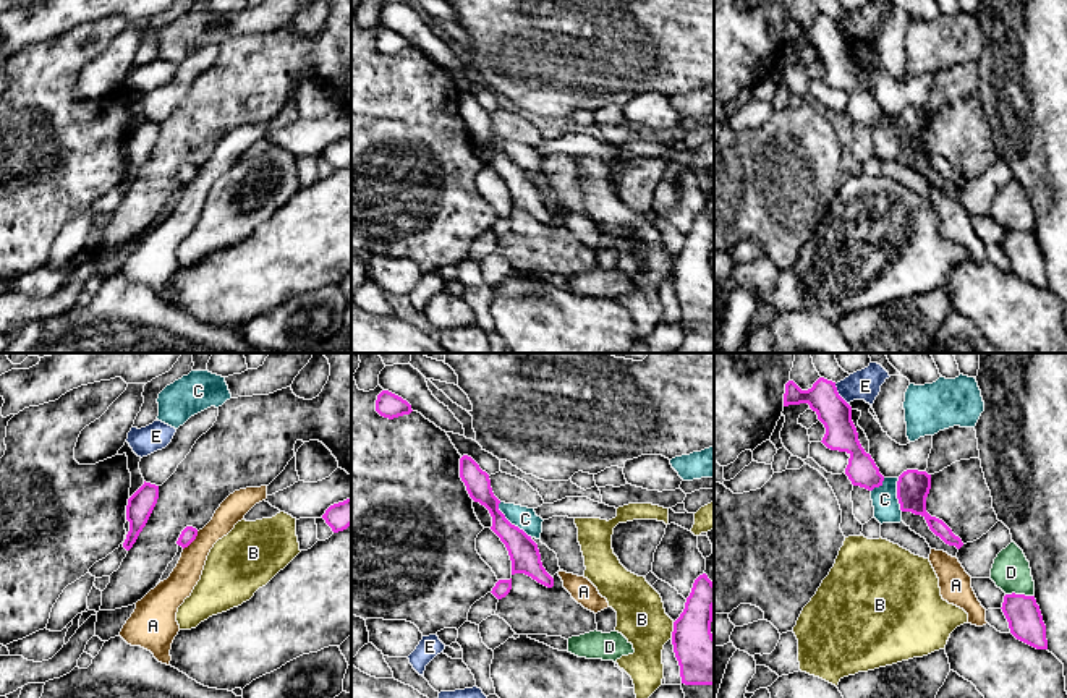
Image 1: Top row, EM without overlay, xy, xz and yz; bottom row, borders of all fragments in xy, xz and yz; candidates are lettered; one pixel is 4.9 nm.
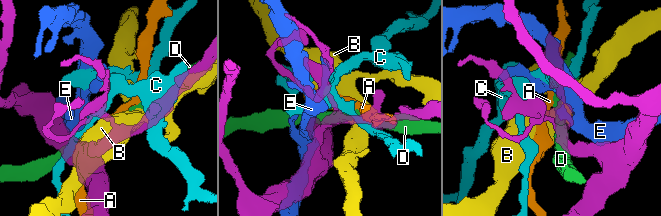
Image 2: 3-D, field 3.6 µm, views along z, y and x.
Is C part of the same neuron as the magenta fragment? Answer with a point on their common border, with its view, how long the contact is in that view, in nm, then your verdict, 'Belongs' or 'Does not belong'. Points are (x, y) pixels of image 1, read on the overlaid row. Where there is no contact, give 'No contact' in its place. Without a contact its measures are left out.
Touches magenta at xz (510, 523). Shared border 240 nm. Does not belong

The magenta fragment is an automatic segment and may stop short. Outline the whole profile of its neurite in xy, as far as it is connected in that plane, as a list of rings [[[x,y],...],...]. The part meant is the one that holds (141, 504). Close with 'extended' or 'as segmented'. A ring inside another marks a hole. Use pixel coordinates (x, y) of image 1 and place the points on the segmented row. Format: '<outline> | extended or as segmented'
[[[146,483],[128,499],[126,520],[130,521],[130,531],[123,543],[123,547],[130,551],[136,543],[139,533],[146,526],[159,499],[159,486]]] | as segmented

